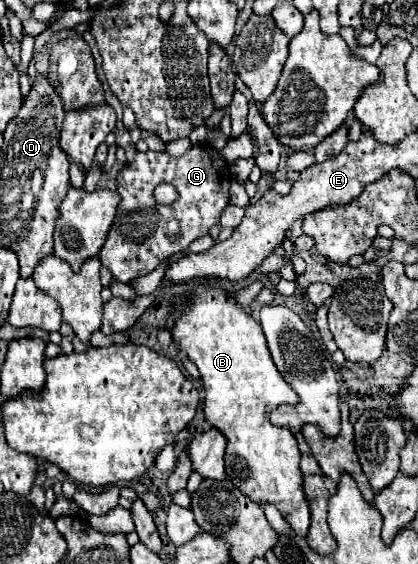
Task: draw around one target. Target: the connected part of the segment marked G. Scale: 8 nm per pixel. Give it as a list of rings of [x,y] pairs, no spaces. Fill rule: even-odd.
[[[193,146],[191,152],[179,158],[173,158],[167,152],[137,152],[135,160],[117,176],[121,202],[111,232],[99,252],[101,264],[109,268],[119,282],[129,282],[149,274],[169,254],[183,252],[195,238],[205,236],[209,228],[219,222],[221,210],[229,204],[229,182],[231,176],[225,160],[209,146]],[[161,182],[173,184],[177,192],[181,192],[173,204],[173,220],[163,220],[163,216],[143,216],[143,210],[157,206],[153,193]]]

